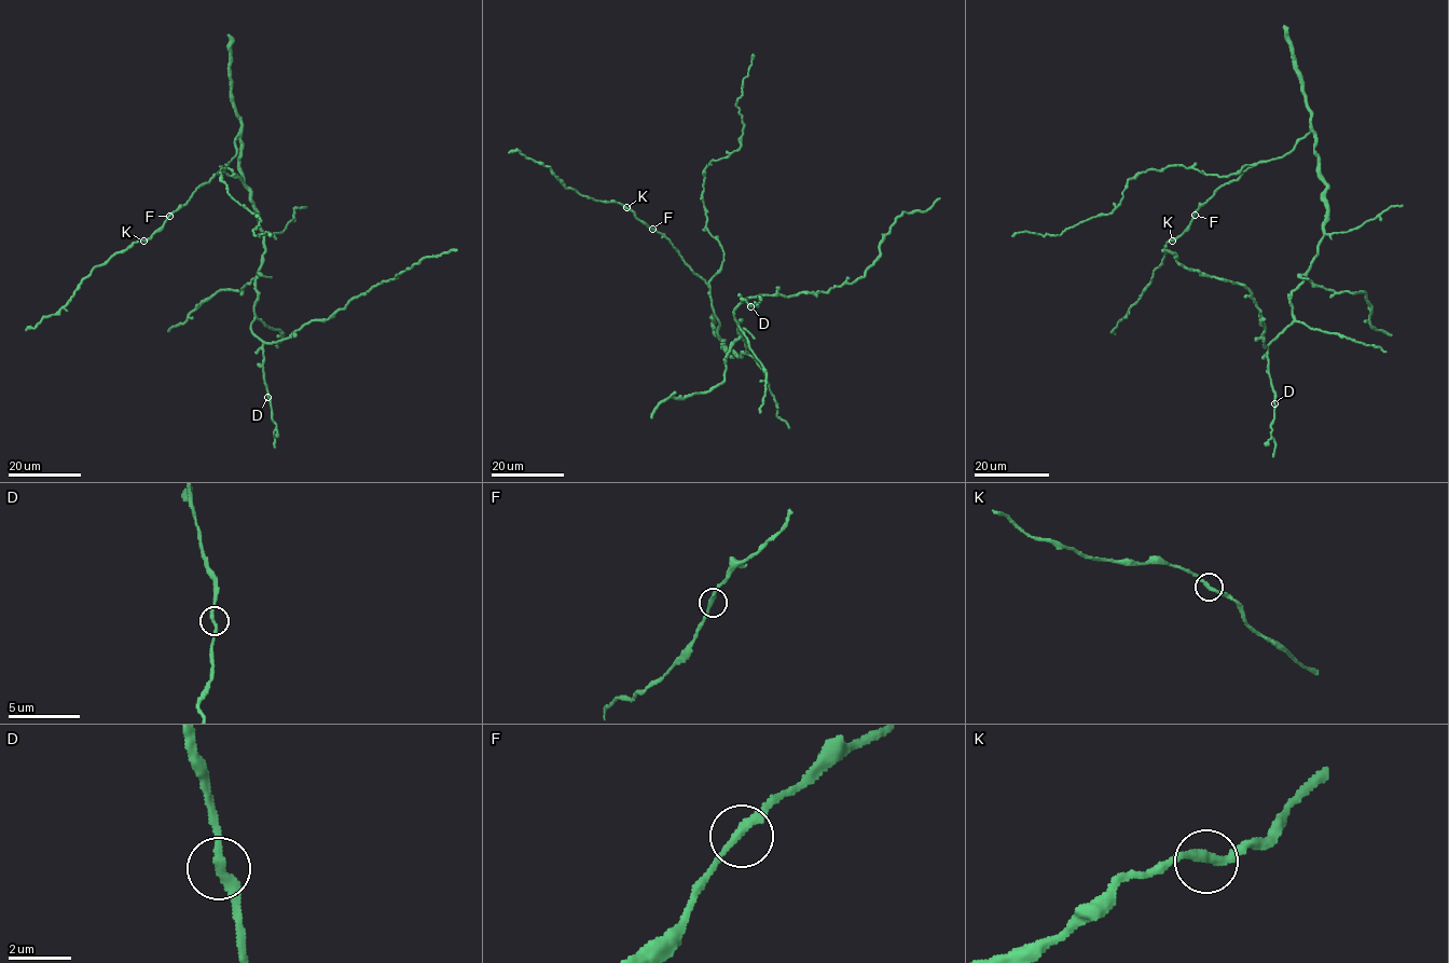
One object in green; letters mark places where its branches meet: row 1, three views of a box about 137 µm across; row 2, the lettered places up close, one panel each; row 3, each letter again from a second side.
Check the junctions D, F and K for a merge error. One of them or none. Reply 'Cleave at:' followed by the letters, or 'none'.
Cleave at: none

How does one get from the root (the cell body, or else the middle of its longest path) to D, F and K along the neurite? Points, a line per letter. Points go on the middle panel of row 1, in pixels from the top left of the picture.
D: (734, 354), (745, 353), (748, 347), (739, 332), (741, 320), (737, 324), (734, 310), (745, 299), (750, 306)
F: (734, 354), (722, 348), (717, 334), (719, 322), (713, 312), (709, 286), (690, 269), (672, 244), (652, 229)
K: (734, 354), (722, 348), (717, 334), (719, 322), (713, 312), (709, 286), (690, 269), (667, 239), (626, 207)

